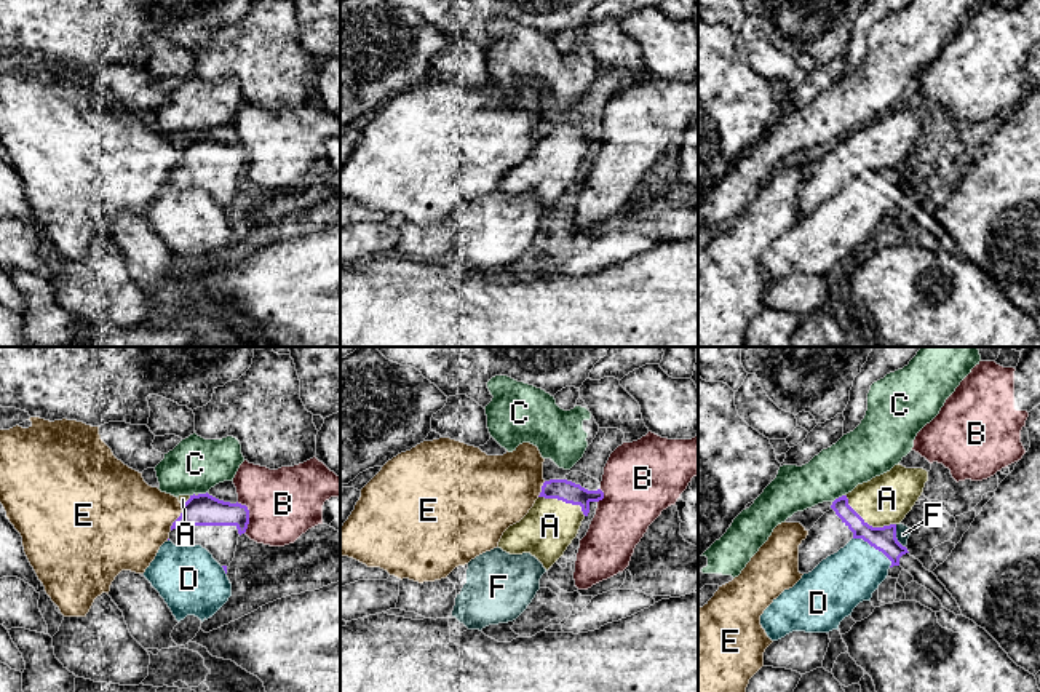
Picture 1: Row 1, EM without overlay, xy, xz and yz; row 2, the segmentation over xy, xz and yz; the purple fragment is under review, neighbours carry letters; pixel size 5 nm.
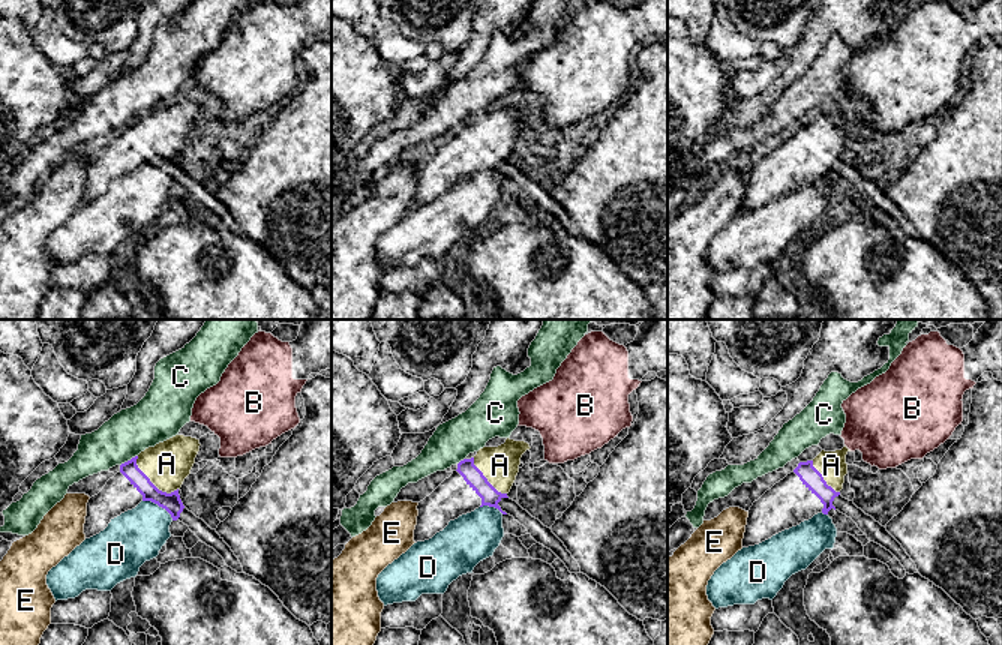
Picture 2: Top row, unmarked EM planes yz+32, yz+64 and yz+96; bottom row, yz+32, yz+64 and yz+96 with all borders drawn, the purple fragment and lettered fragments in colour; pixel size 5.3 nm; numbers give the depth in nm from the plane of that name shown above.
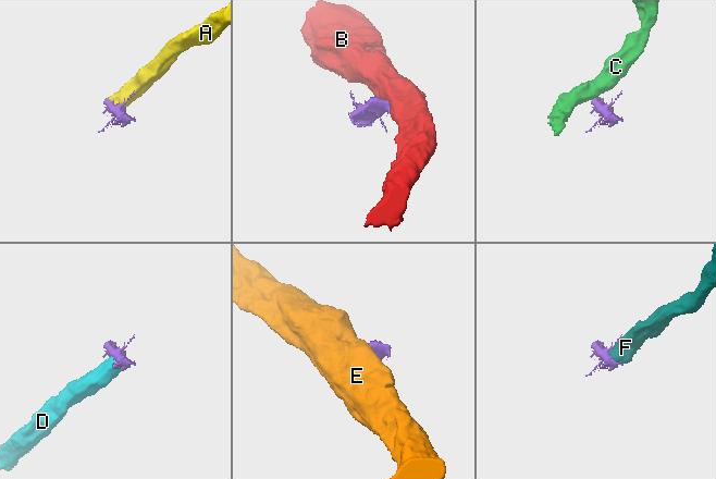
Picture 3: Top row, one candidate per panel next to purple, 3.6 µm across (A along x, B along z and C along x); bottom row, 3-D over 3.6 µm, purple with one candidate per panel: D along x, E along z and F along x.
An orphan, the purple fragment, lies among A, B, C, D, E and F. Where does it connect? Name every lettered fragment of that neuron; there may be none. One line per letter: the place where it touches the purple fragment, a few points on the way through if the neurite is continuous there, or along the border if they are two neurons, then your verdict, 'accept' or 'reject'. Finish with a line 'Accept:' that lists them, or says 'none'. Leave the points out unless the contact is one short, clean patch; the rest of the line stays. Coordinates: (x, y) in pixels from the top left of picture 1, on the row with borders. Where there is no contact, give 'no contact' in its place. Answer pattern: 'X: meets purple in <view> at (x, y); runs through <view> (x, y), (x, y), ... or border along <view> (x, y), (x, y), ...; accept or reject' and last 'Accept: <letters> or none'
A: meets purple in yz at (866, 523); accept
B: meets purple in xy at (248, 515); border along xy (237, 502), (243, 504), (248, 510), (248, 528), (243, 532); reject
C: meets purple in yz at (839, 497); border along yz (844, 494), (833, 502); reject
D: meets purple in yz at (874, 547); reject
E: meets purple in xy at (179, 517); reject
F: meets purple in yz at (895, 536); reject
Accept: A

